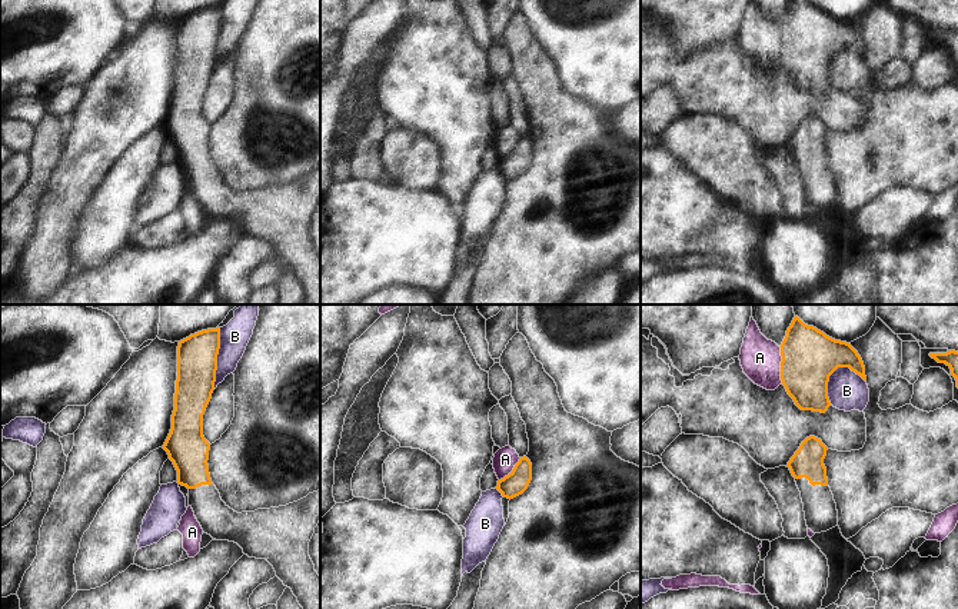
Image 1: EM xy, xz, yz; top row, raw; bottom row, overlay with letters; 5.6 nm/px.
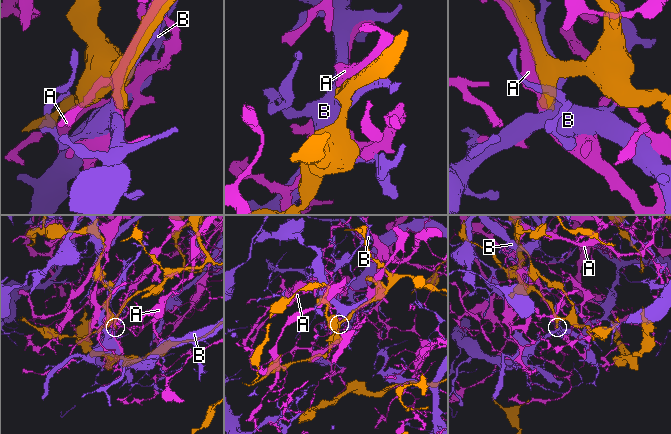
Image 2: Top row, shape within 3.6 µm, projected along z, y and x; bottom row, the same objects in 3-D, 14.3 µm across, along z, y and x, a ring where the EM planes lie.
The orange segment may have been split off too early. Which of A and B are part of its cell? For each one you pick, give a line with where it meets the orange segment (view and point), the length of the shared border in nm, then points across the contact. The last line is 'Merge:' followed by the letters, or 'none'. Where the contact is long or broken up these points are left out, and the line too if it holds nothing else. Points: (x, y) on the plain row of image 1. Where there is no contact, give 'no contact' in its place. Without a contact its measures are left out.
Merge: none

